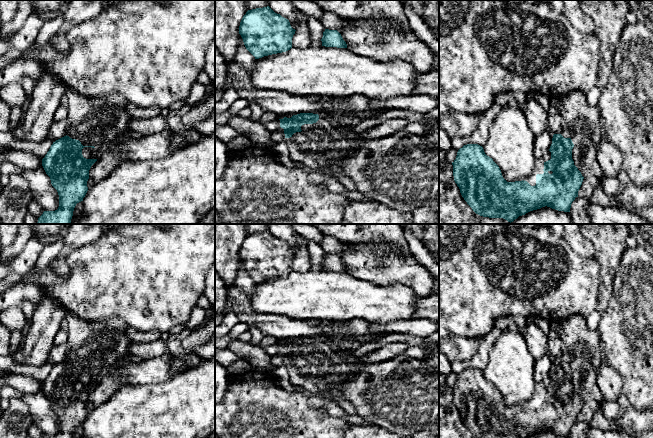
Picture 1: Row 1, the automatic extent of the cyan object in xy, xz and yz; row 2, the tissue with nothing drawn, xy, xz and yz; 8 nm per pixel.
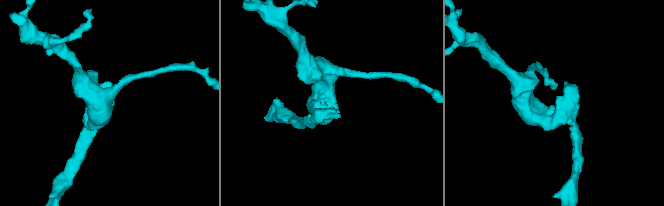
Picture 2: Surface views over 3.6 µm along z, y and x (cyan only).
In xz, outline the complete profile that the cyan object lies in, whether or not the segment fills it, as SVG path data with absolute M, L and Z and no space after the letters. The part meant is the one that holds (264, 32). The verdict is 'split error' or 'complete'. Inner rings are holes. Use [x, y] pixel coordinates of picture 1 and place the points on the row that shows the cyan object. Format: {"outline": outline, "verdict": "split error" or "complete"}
{"outline": "M269 6L248 10L239 26L239 34L243 39L244 45L255 59L290 50L295 31L288 19L275 13Z", "verdict": "complete"}

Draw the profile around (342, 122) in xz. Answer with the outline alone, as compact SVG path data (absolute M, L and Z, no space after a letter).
M348 113L329 115L326 119L330 120L335 128L342 131L347 131L348 128L357 125L362 120L357 115Z

